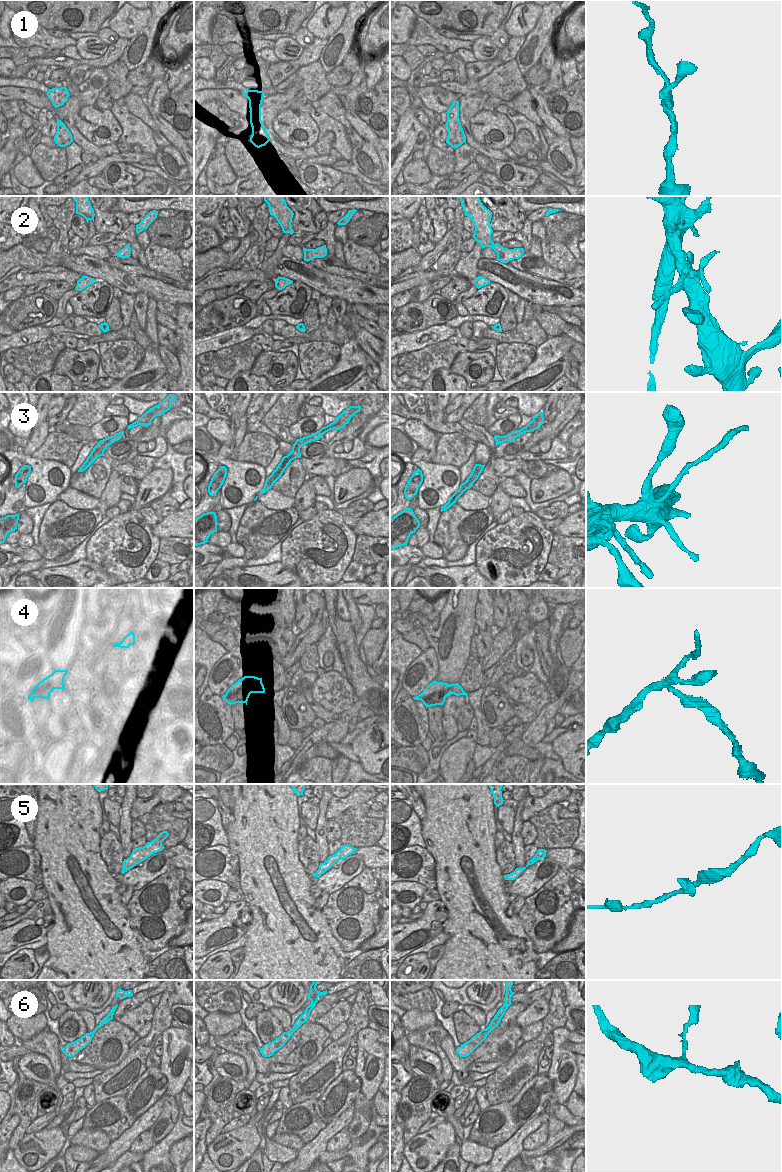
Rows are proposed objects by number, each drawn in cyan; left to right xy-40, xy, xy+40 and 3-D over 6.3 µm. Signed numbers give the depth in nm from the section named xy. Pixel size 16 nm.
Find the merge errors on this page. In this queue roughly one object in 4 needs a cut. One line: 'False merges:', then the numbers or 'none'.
False merges: 3, 4

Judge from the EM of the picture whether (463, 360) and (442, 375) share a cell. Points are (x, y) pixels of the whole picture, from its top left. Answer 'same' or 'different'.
different

